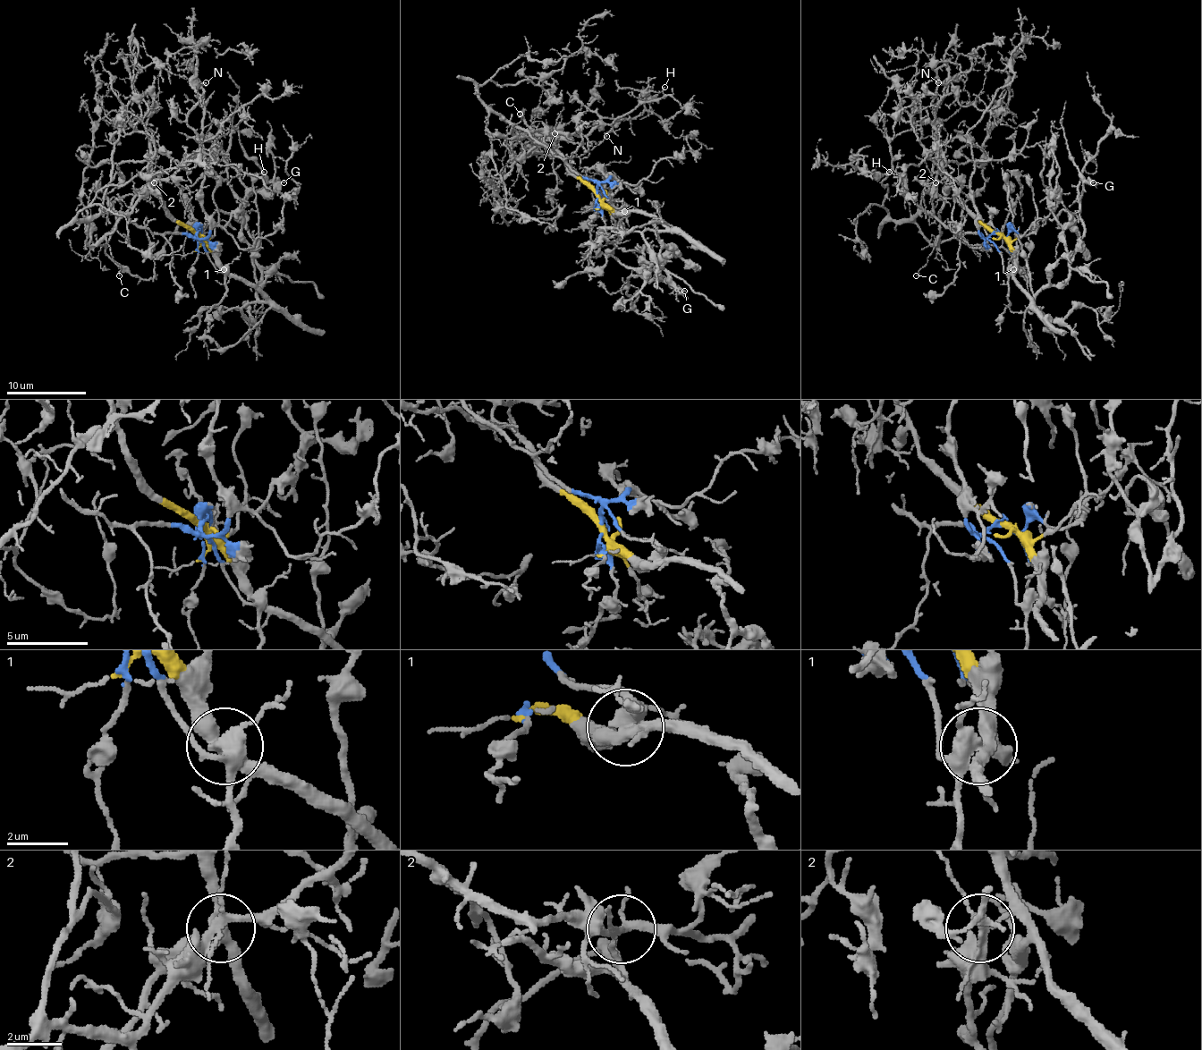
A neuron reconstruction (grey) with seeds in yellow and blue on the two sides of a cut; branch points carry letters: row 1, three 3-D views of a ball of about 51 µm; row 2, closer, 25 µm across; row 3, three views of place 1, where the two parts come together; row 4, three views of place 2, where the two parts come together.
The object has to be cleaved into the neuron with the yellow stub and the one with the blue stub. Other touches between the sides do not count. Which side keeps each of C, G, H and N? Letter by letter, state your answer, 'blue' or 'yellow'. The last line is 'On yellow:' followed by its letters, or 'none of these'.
C: yellow
G: yellow
H: blue
N: blue
On yellow: C, G

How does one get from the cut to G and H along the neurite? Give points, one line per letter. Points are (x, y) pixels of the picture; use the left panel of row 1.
G: (197, 232), (224, 271), (249, 281), (262, 300), (242, 203), (268, 183), (284, 183)
H: (197, 232), (195, 237), (151, 232), (129, 215), (155, 181), (169, 181), (205, 155), (260, 177), (265, 171)

